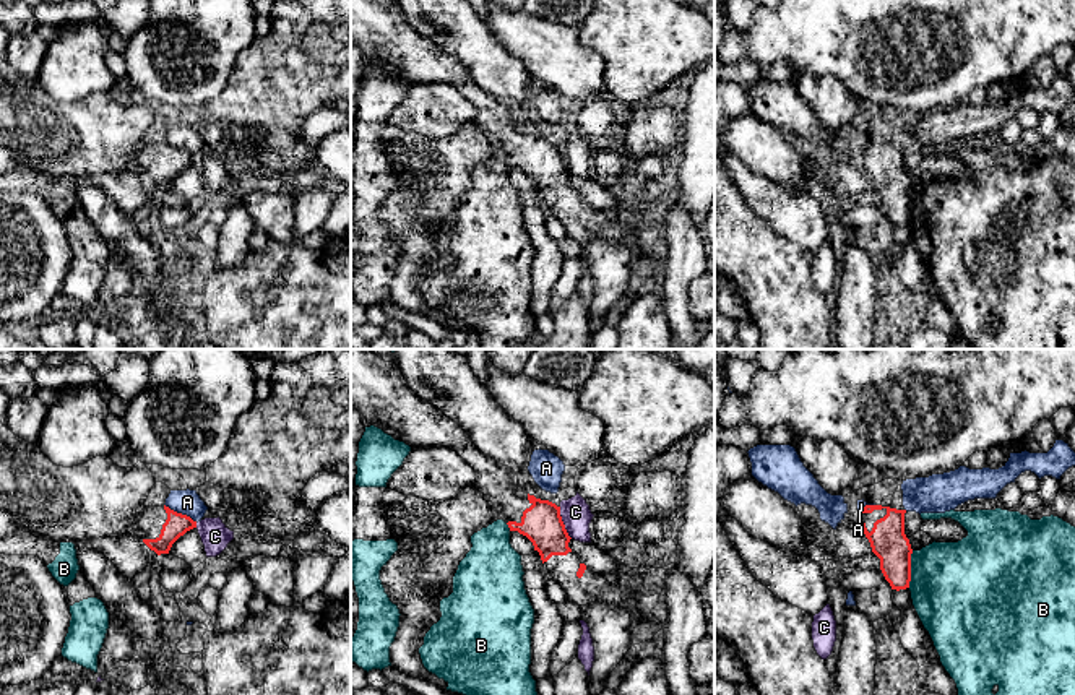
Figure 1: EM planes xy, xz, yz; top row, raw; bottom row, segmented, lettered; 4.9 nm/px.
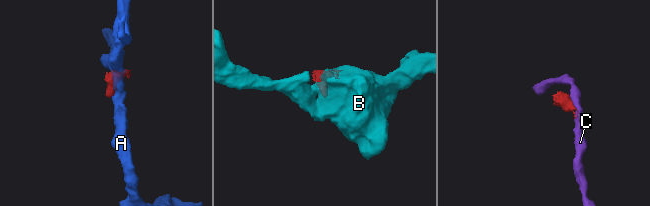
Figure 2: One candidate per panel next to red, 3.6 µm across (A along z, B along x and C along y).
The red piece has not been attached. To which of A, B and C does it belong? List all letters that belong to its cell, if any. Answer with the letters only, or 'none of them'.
none of them

